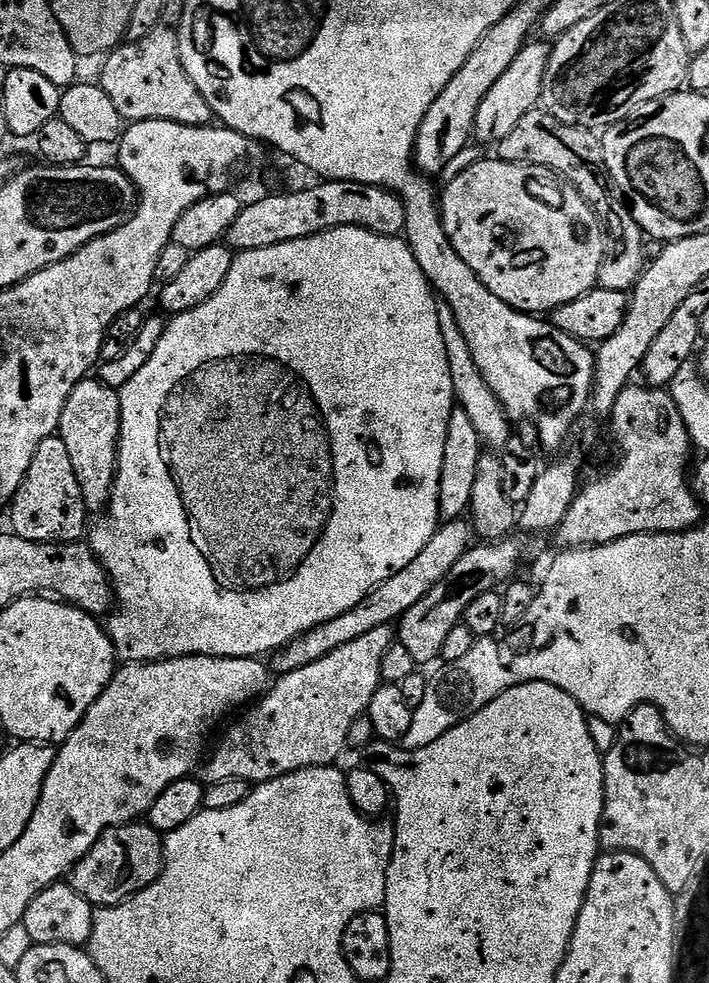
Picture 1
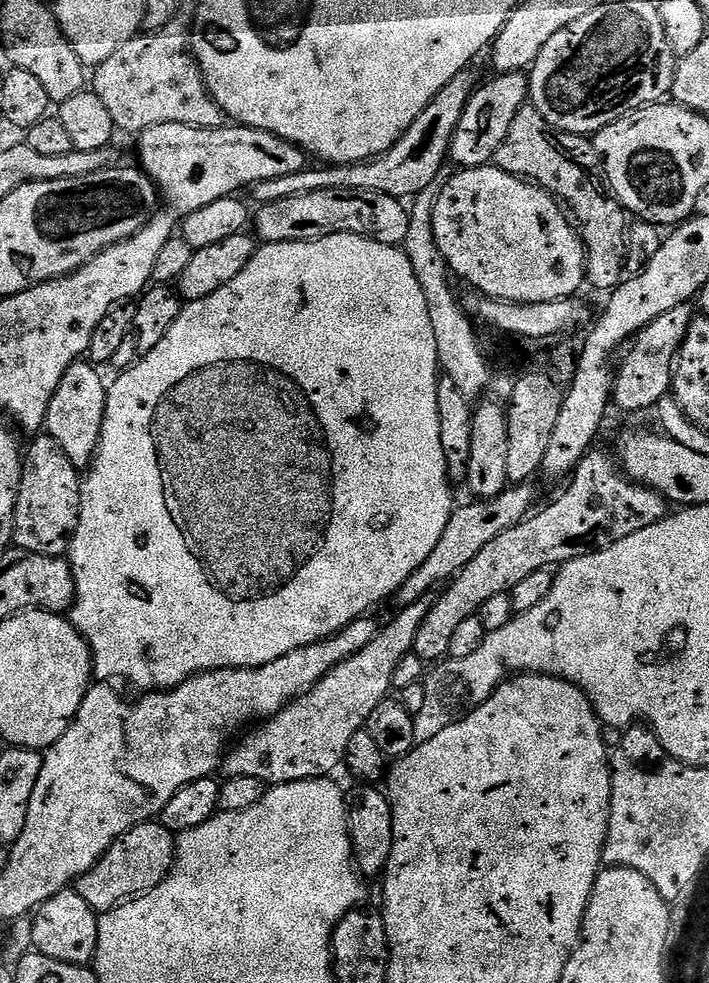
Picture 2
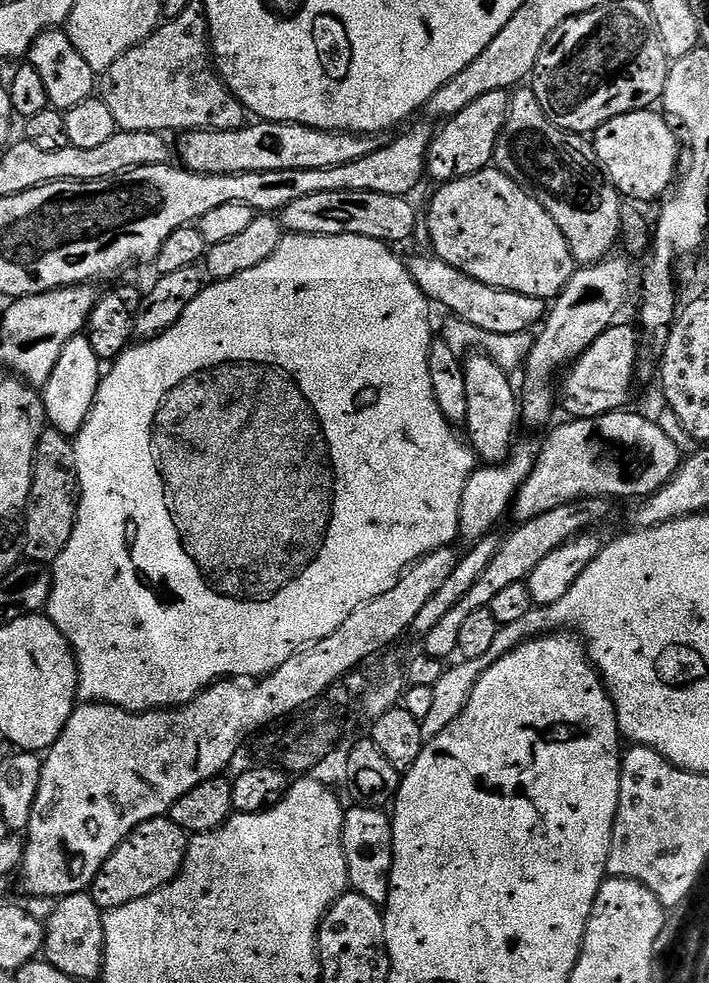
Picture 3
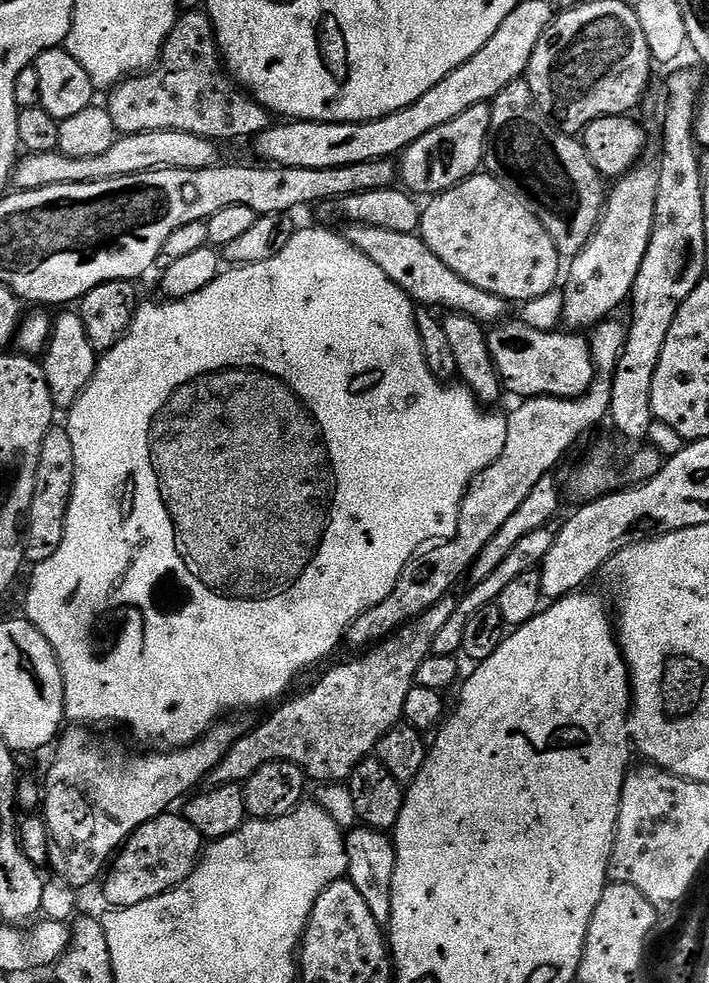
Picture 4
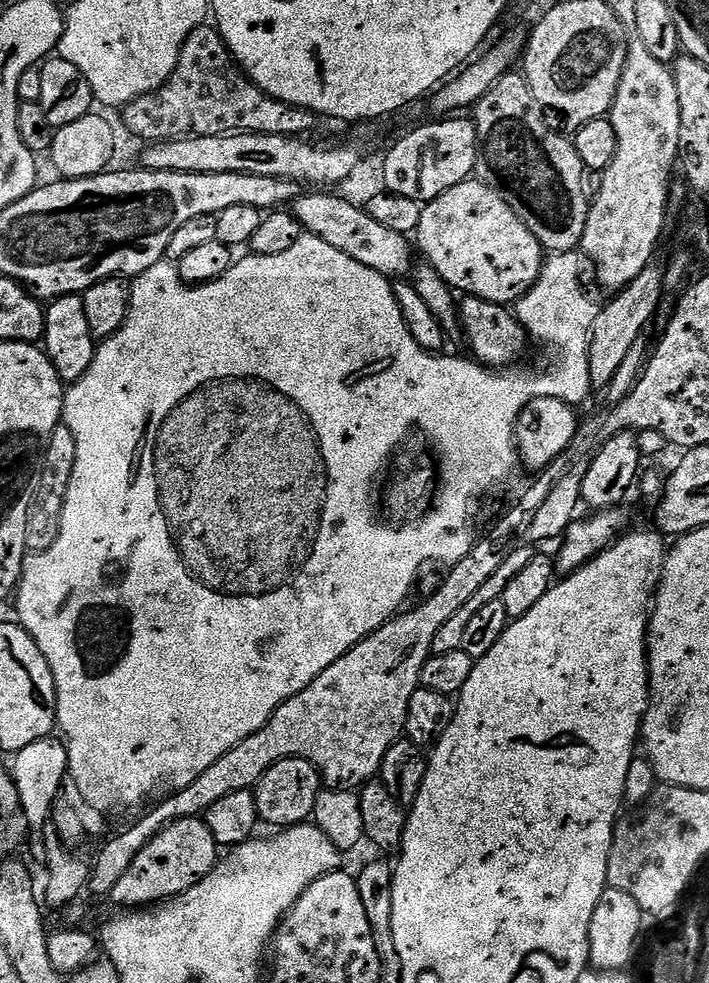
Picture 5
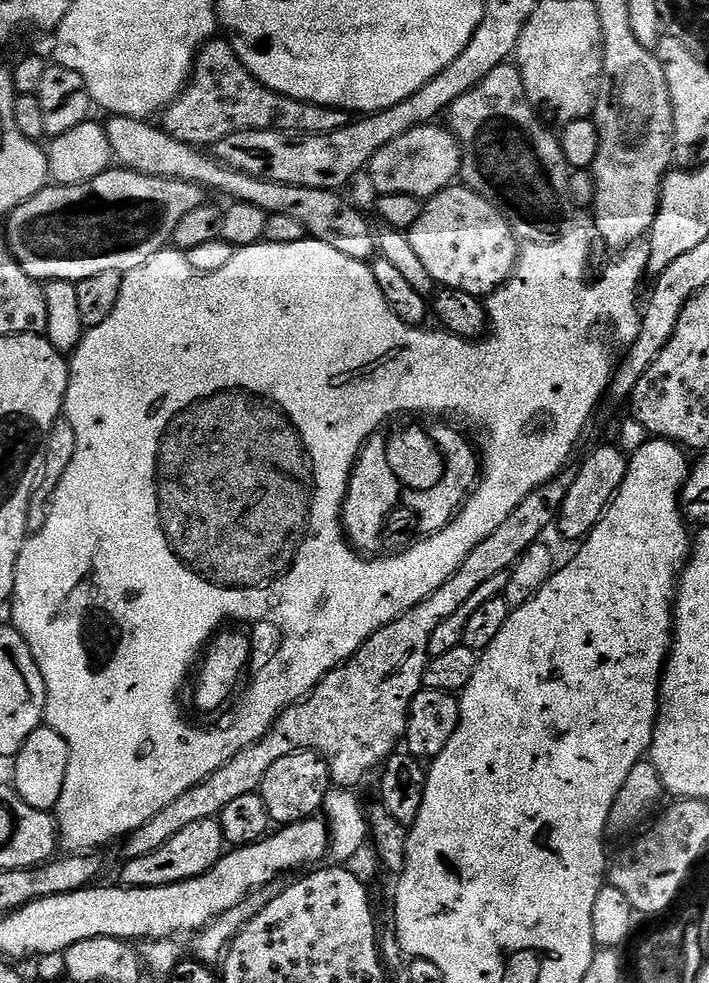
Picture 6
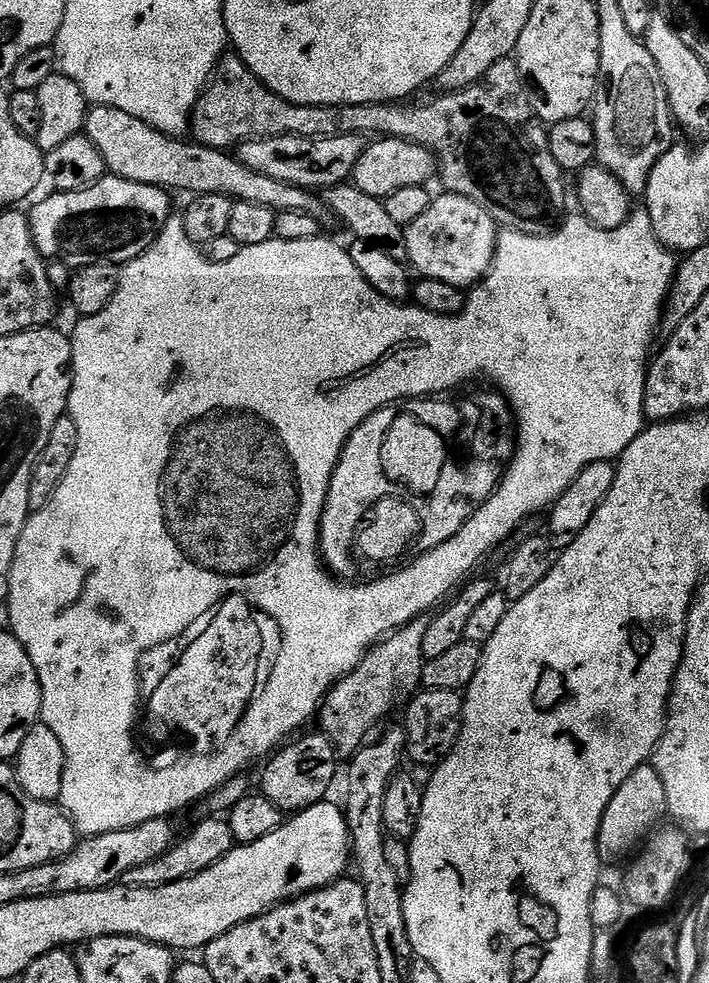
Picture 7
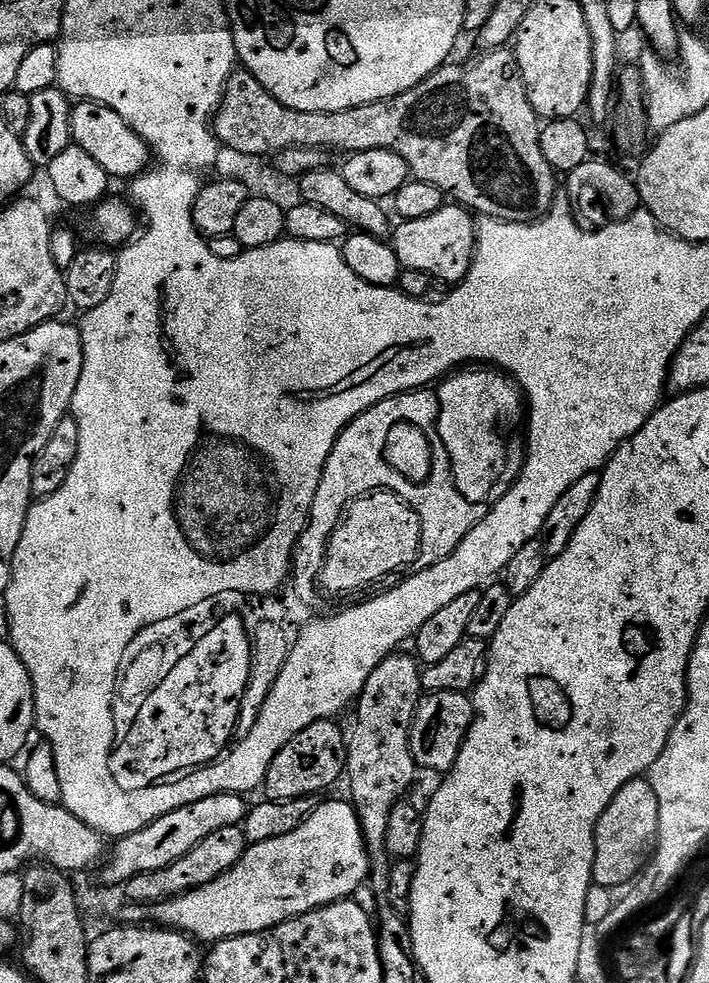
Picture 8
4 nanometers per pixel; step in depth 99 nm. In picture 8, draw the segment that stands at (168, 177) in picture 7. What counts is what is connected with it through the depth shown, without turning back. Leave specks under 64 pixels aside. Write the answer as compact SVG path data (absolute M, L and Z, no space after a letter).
M92 100L77 103L72 109L72 144L86 150L102 170L113 180L131 181L137 176L143 176L153 163L154 157L148 143L138 135L114 110L104 104L95 104Z

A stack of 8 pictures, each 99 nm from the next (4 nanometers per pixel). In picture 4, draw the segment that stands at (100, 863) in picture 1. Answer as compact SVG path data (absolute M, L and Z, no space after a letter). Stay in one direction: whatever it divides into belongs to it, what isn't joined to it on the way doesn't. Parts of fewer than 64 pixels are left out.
M169 810L163 816L138 826L138 830L134 830L115 853L103 877L104 900L109 909L138 906L138 902L158 898L158 894L166 894L196 869L206 841L183 814L176 813L175 816L174 813Z

